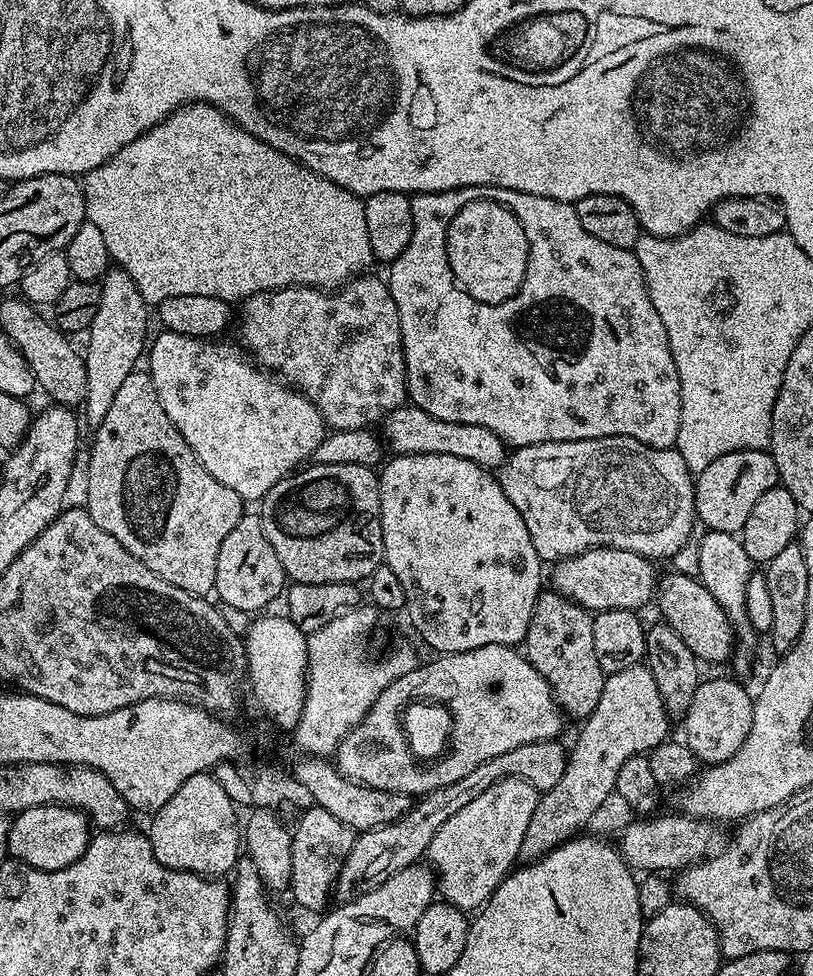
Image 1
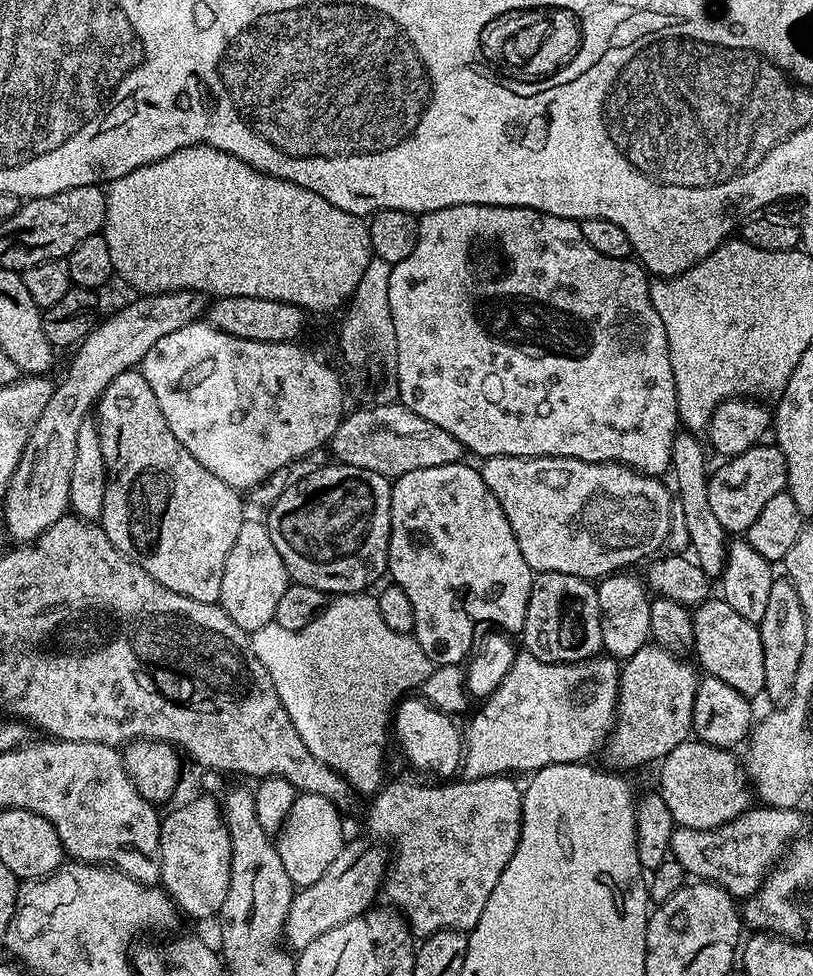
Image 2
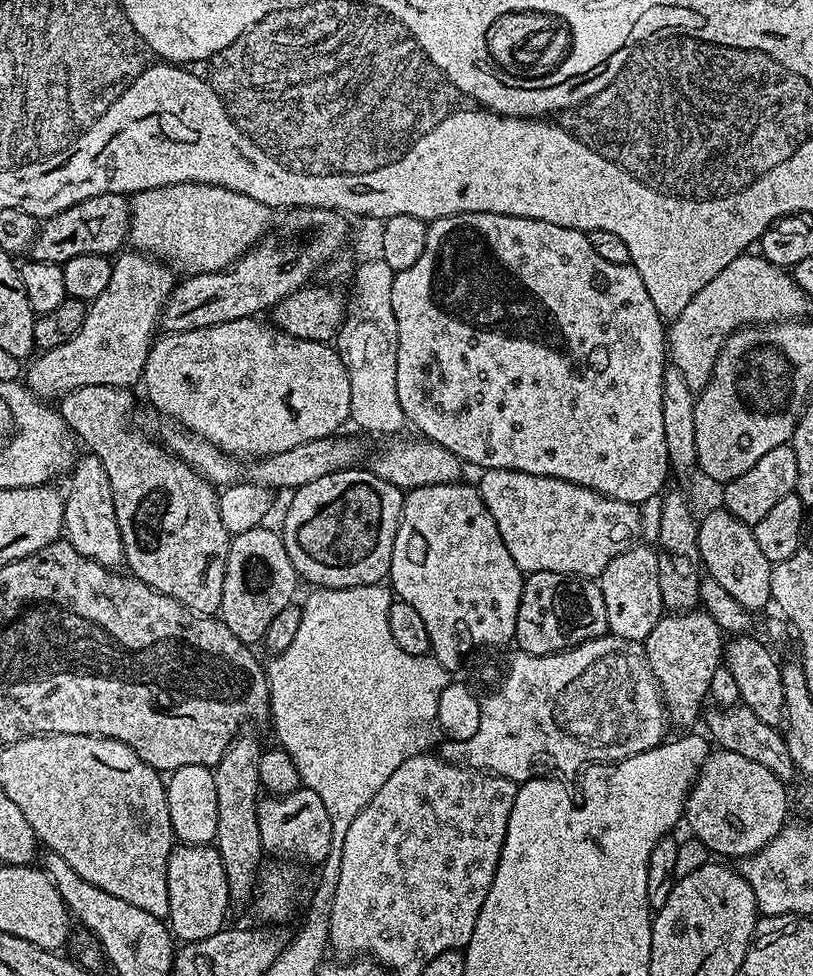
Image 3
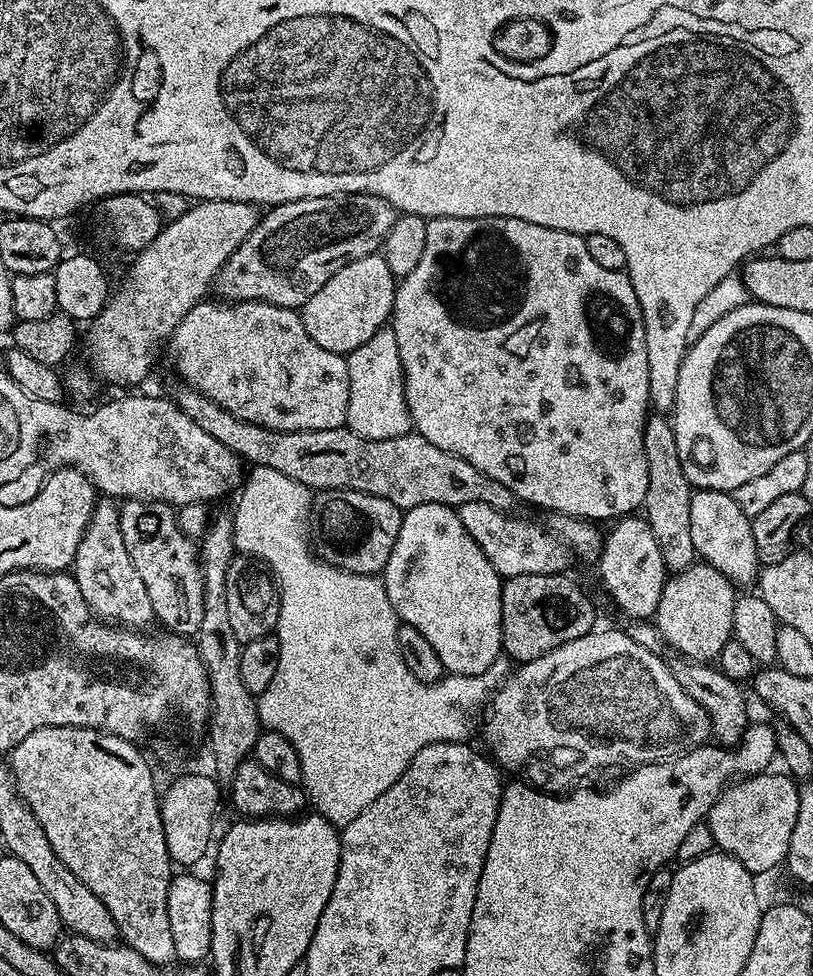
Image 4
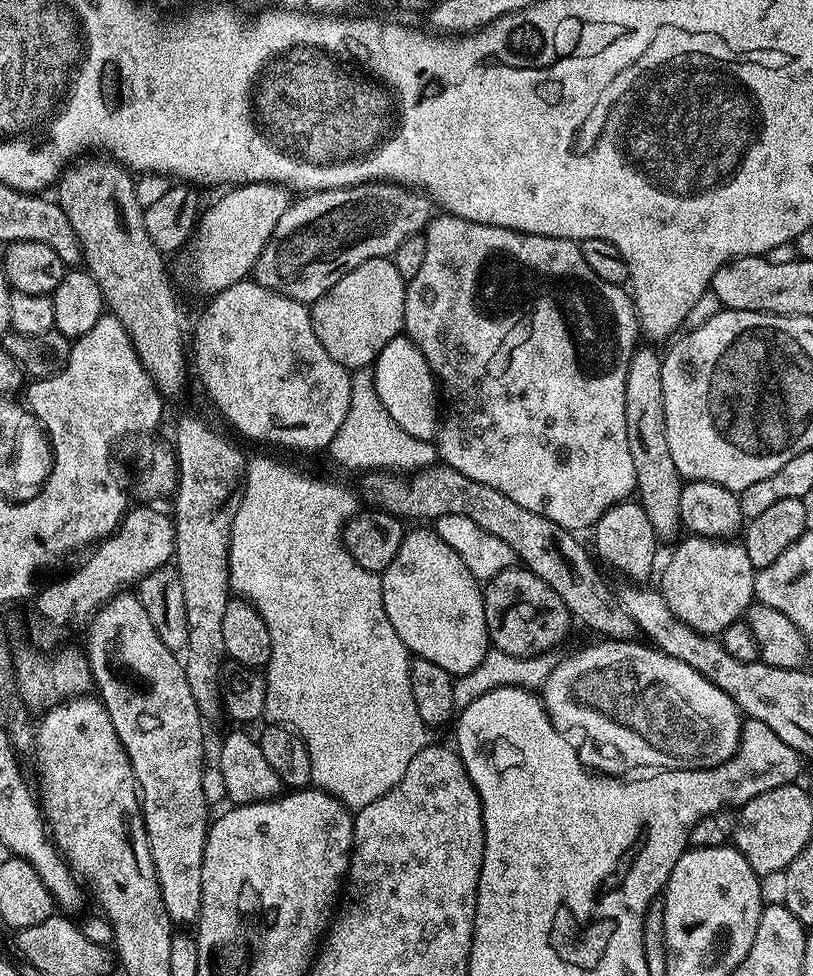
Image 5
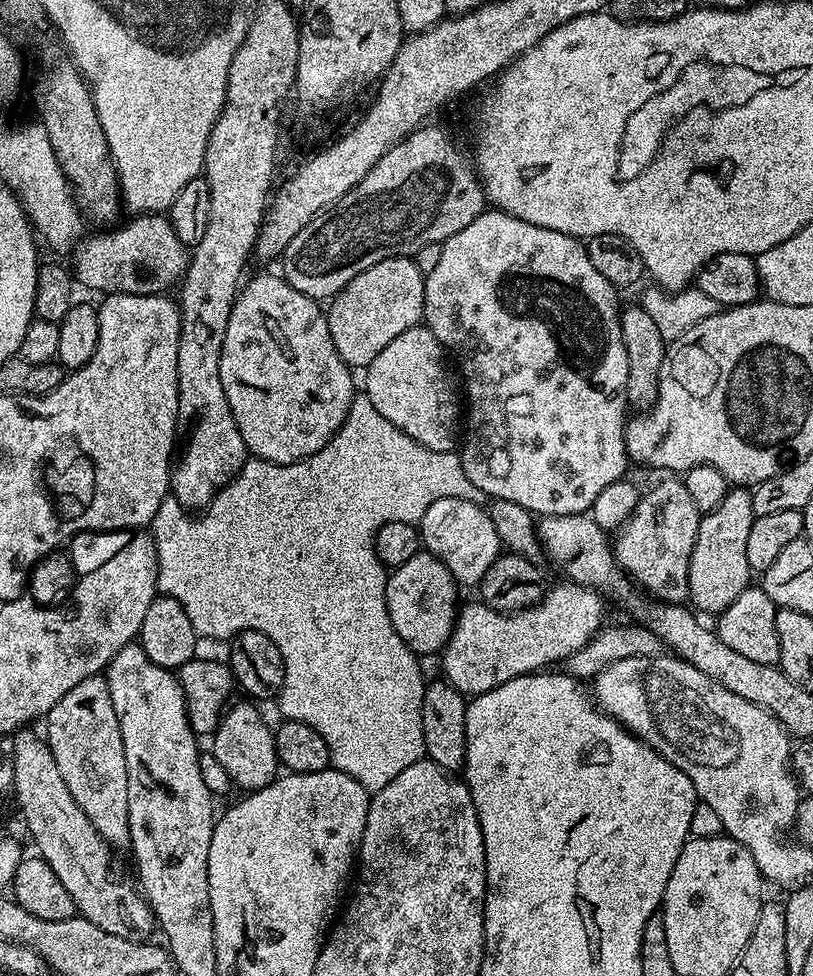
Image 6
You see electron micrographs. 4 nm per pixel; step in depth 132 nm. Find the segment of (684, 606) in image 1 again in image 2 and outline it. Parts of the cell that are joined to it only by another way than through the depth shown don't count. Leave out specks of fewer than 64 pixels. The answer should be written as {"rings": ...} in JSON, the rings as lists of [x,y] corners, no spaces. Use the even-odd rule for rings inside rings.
{"rings":[[[709,598],[692,612],[694,634],[691,639],[696,643],[696,660],[707,675],[722,678],[726,686],[734,686],[743,696],[759,697],[764,690],[766,666],[762,663],[762,638],[757,625],[746,622],[742,614],[737,614],[722,598]]]}

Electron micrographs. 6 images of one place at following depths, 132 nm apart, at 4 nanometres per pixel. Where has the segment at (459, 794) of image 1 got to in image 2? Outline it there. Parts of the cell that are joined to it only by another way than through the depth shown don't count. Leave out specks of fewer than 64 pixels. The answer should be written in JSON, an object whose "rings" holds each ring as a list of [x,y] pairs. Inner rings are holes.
{"rings":[[[349,839],[338,858],[334,858],[334,862],[330,862],[323,872],[322,878],[293,895],[282,937],[289,949],[299,950],[310,946],[310,942],[326,934],[326,930],[334,930],[334,926],[342,926],[342,922],[358,918],[377,903],[376,895],[381,895],[384,877],[390,867],[390,852],[384,849],[387,847],[383,843],[367,839]]]}

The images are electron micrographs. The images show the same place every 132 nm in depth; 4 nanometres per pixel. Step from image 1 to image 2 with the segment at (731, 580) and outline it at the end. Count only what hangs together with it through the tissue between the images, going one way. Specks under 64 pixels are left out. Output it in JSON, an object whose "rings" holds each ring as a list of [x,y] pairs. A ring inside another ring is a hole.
{"rings":[[[687,430],[677,431],[672,447],[671,475],[676,475],[675,495],[682,502],[683,513],[686,514],[687,533],[690,536],[691,555],[699,566],[710,578],[716,578],[723,573],[724,559],[728,556],[729,537],[724,531],[722,522],[710,510],[708,497],[708,478],[710,467],[704,461],[704,448],[700,445],[701,437]]]}

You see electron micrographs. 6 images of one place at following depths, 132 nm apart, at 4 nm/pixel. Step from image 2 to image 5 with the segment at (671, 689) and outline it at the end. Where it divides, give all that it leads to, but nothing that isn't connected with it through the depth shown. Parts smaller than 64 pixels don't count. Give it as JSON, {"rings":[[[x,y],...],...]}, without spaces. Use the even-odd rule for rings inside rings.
{"rings":[[[688,534],[676,546],[660,576],[658,591],[666,598],[666,606],[670,606],[686,626],[707,636],[719,637],[726,626],[741,619],[753,604],[758,569],[750,562],[743,543],[732,538]]]}

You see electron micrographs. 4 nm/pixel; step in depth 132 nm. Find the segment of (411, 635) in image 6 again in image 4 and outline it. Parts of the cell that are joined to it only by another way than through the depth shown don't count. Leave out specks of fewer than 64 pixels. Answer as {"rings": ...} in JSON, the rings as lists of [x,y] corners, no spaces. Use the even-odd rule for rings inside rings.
{"rings":[[[453,505],[414,506],[403,513],[398,542],[394,542],[382,579],[397,621],[414,626],[430,642],[445,673],[482,674],[490,662],[501,659],[502,577],[490,566],[478,542],[466,534]]]}

